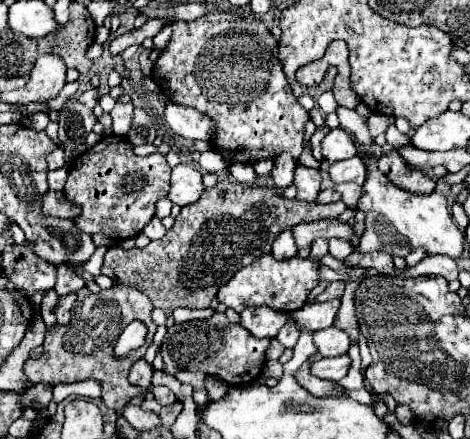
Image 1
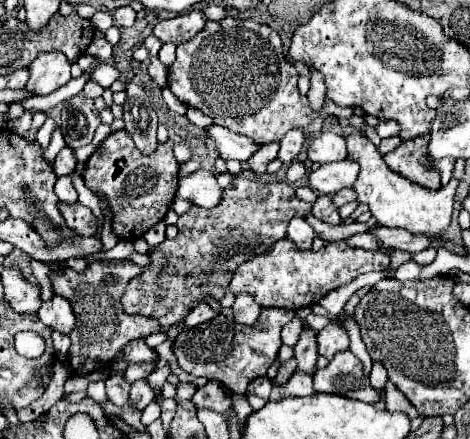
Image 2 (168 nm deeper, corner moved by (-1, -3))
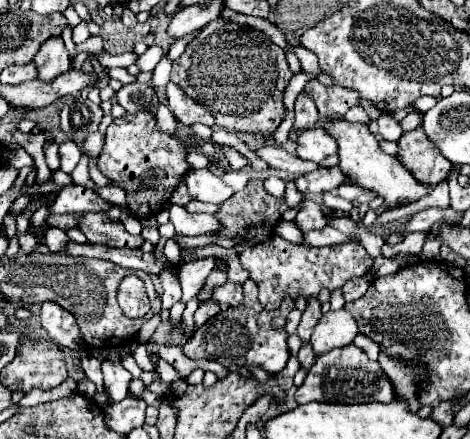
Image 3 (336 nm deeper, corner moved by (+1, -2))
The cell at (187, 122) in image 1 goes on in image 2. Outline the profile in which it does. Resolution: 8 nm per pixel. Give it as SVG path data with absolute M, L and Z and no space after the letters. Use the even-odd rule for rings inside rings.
M210 126L206 130L206 136L216 144L218 152L220 152L220 158L232 158L232 160L238 160L238 162L246 162L250 160L260 144L254 144L254 140L242 136L242 134L236 134L236 132L230 132L226 128L220 128L220 126Z

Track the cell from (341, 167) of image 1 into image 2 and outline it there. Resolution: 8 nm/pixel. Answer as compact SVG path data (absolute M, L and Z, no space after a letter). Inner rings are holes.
M352 160L322 164L318 170L308 174L308 186L316 190L320 196L334 196L344 188L352 188L358 178L358 164Z

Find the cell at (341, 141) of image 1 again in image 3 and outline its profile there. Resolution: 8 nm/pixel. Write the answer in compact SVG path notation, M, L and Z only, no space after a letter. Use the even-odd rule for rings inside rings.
M322 127L304 129L298 135L298 149L296 149L296 153L298 153L300 159L320 163L326 157L336 155L336 151L338 151L336 139L332 139Z

